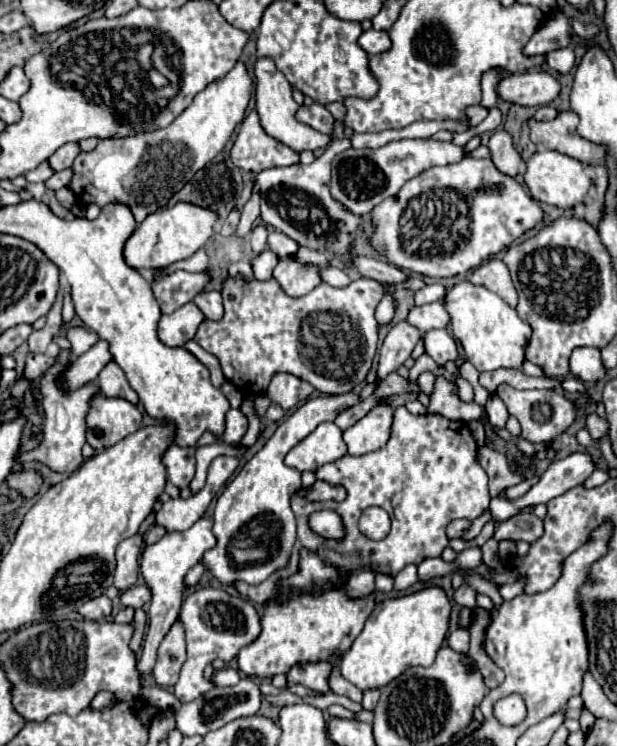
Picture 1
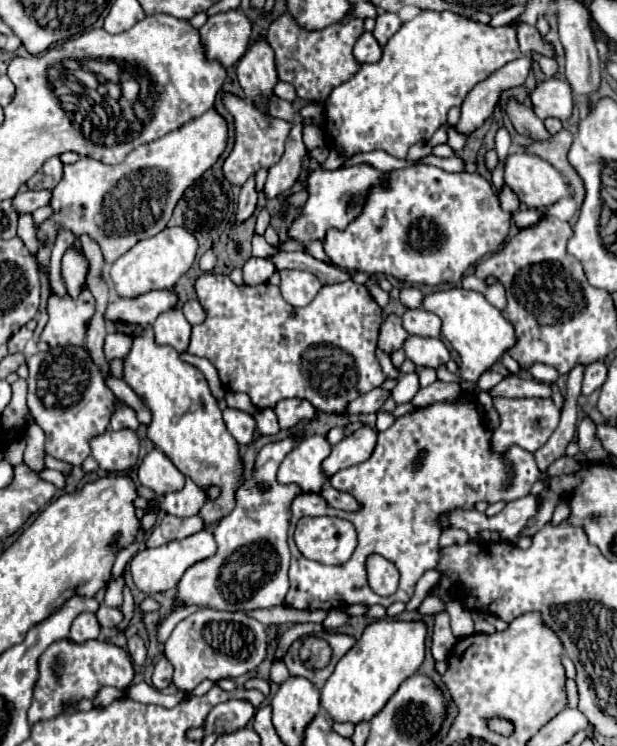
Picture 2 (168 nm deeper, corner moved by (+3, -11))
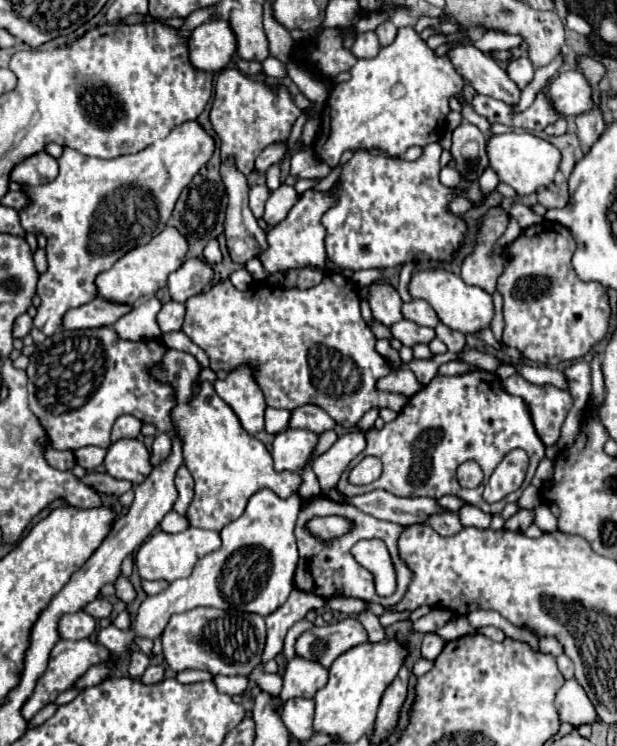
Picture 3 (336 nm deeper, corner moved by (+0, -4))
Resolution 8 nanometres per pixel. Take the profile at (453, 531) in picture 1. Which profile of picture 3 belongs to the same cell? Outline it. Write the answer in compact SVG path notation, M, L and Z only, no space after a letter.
M447 512L443 516L431 516L431 520L427 524L441 536L455 536L463 530L463 524L461 524L459 516L453 514L453 512Z

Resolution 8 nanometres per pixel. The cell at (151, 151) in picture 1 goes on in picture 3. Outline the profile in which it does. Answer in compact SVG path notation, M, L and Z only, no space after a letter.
M191 120L187 124L181 124L179 128L173 128L167 138L153 142L141 152L117 156L111 160L91 158L65 148L59 158L59 176L51 184L35 188L23 186L23 190L31 198L31 204L19 212L21 226L33 234L43 234L47 238L47 272L41 274L37 284L41 306L37 308L37 316L33 318L35 328L39 328L45 336L53 336L61 328L63 316L71 308L95 300L99 296L95 286L97 274L109 270L123 254L141 244L147 244L165 228L165 222L171 216L181 190L193 180L203 164L207 164L213 152L213 136L197 120Z

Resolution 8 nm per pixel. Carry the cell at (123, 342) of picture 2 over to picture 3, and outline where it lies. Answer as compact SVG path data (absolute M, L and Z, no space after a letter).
M155 296L143 298L133 306L129 314L121 316L113 324L113 330L121 340L131 340L131 342L161 338L161 330L155 320L159 310L161 310L161 302Z

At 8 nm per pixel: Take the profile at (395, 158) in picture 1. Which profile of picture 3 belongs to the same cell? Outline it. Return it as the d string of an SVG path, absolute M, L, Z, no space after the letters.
M337 184L325 192L307 190L305 194L301 194L299 202L289 210L287 218L267 232L269 248L267 248L267 252L261 252L257 256L263 262L267 272L277 272L277 270L287 272L289 268L299 268L305 264L319 266L319 268L325 266L327 254L323 254L323 222L321 222L321 218L329 208L333 208L337 204L335 190L337 190Z

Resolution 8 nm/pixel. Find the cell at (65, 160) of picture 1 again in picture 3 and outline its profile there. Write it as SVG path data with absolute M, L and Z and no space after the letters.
M39 152L27 158L23 164L17 164L11 172L11 180L27 186L41 186L55 180L57 174L59 174L59 162L51 154Z

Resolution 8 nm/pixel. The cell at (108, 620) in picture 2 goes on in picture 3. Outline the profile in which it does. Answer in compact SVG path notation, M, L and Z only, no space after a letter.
M95 598L93 602L89 602L83 610L87 614L91 614L95 620L101 620L101 618L107 618L111 614L111 602L107 598Z

